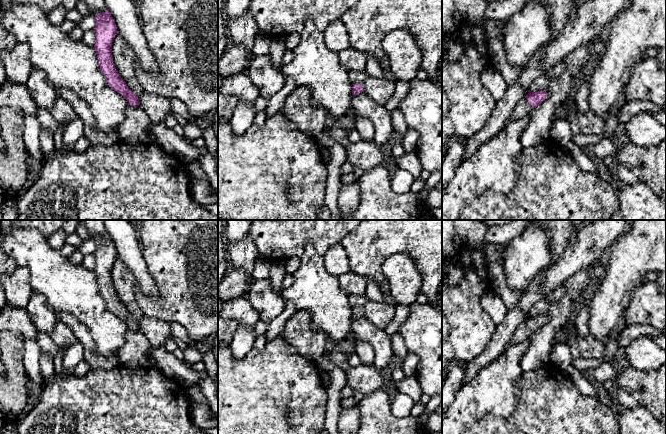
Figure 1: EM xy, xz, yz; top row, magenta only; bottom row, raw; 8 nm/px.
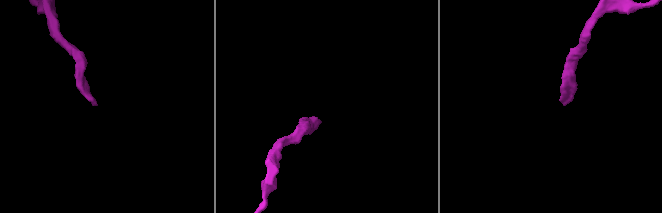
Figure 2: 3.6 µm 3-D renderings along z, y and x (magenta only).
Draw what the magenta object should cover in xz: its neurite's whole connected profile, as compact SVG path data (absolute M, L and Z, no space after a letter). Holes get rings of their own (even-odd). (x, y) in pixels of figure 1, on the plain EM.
M349 295L349 302L354 307L352 310L352 318L358 319L361 316L364 316L362 308L366 304L368 297L366 295L357 296Z

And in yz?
M531 316L521 323L515 330L508 346L526 341L534 332L539 330L547 322L547 316Z

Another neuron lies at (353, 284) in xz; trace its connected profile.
M352 271L338 277L340 287L348 295L365 295L367 282L364 277L355 274Z

